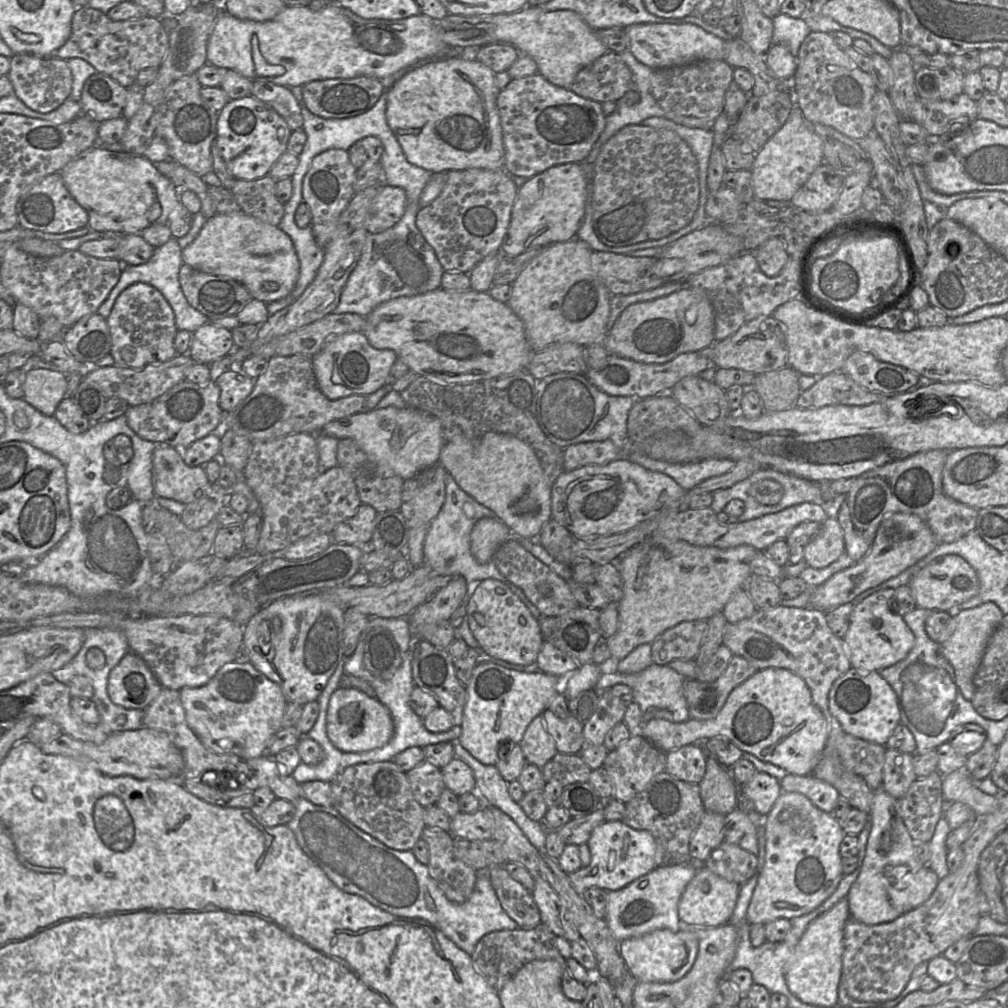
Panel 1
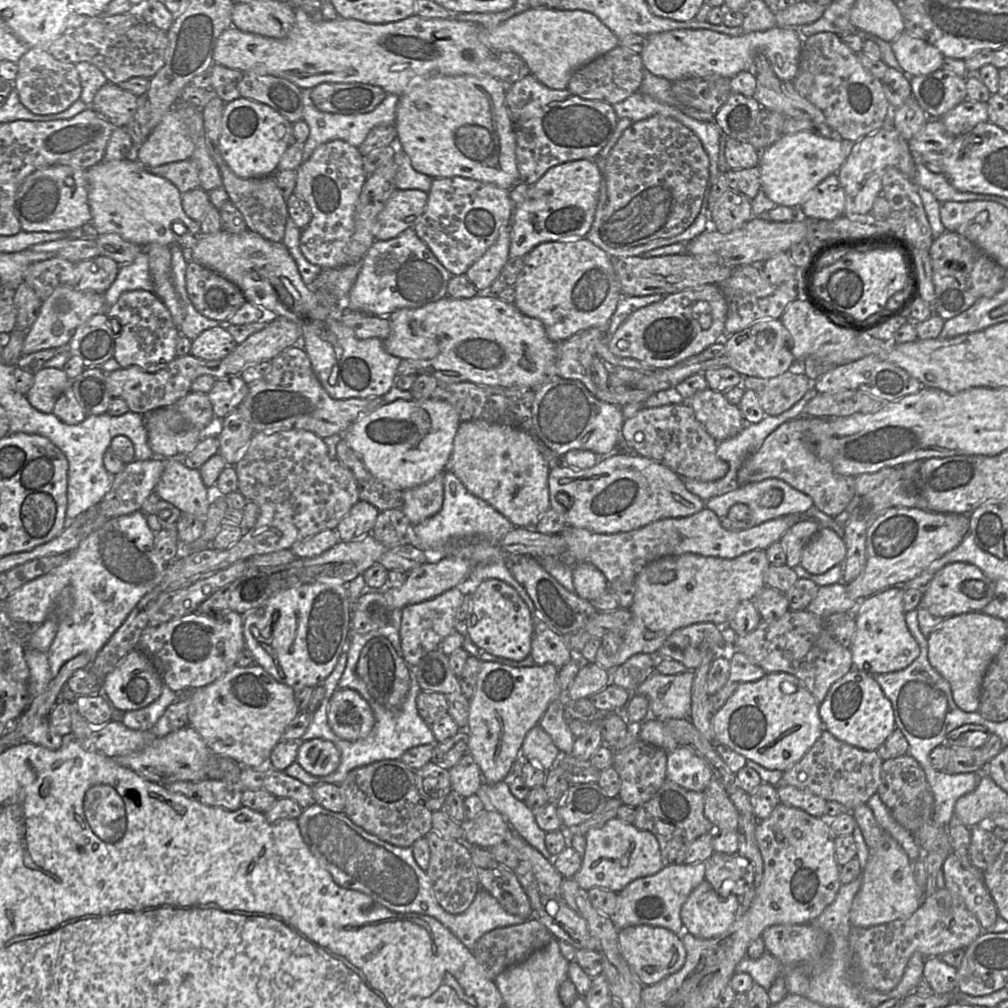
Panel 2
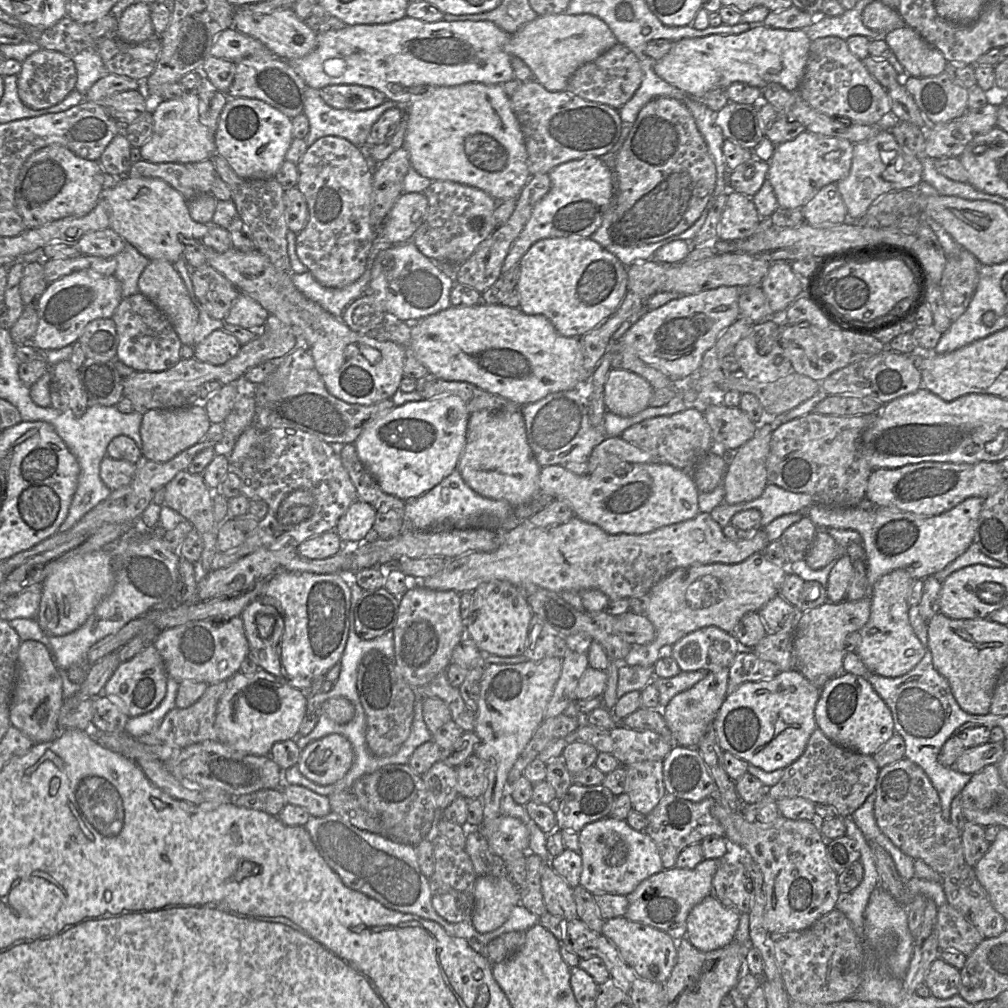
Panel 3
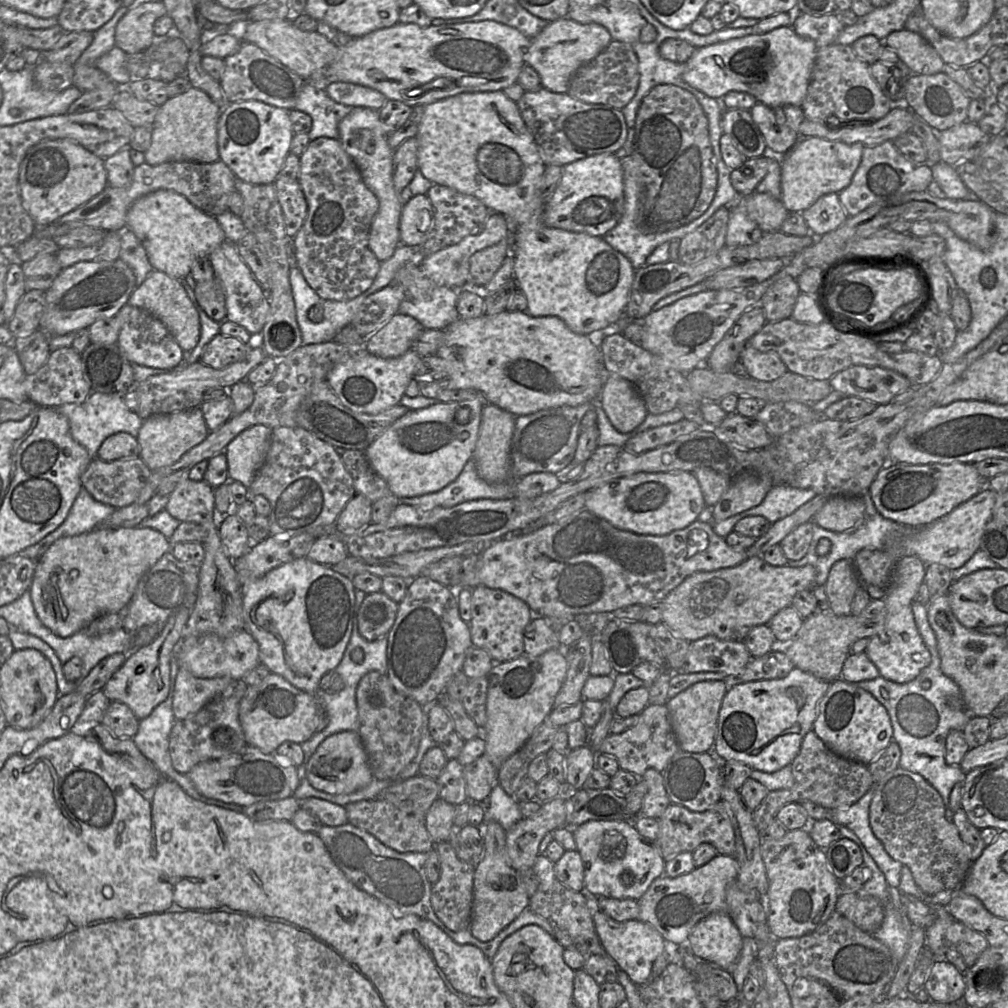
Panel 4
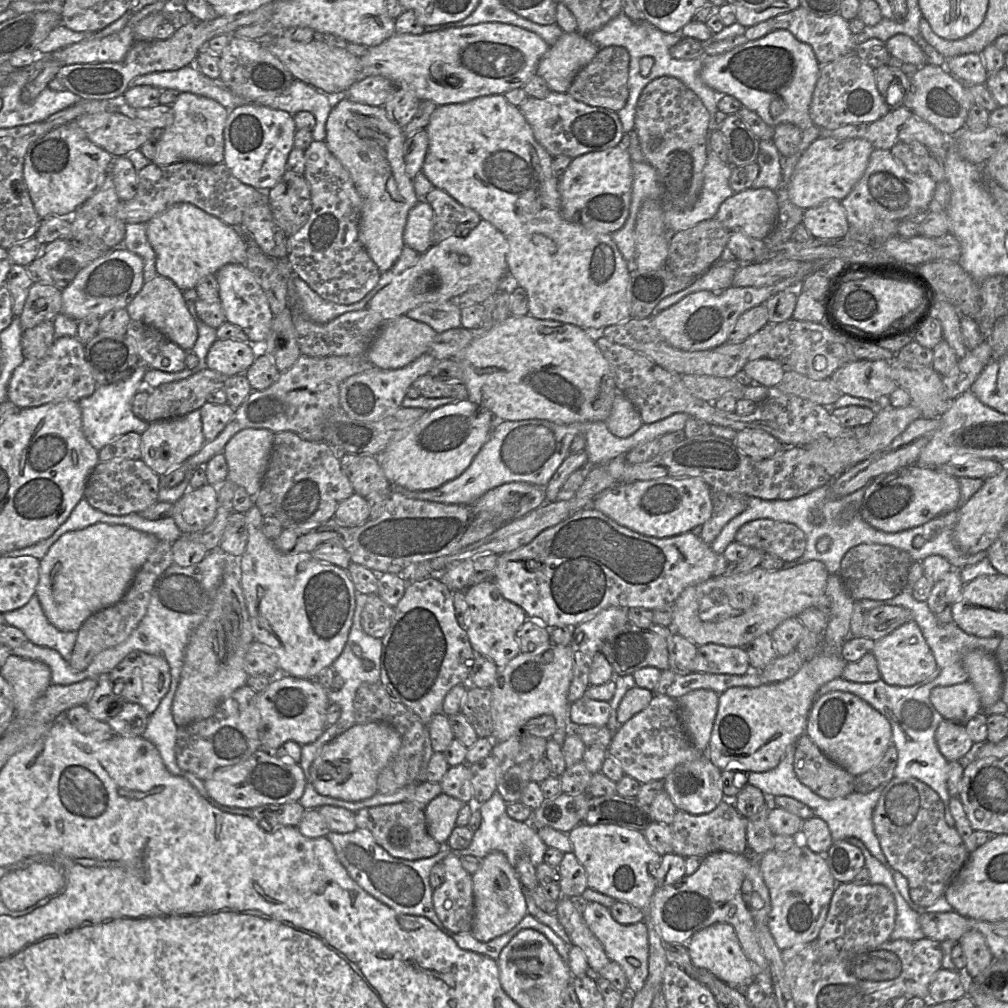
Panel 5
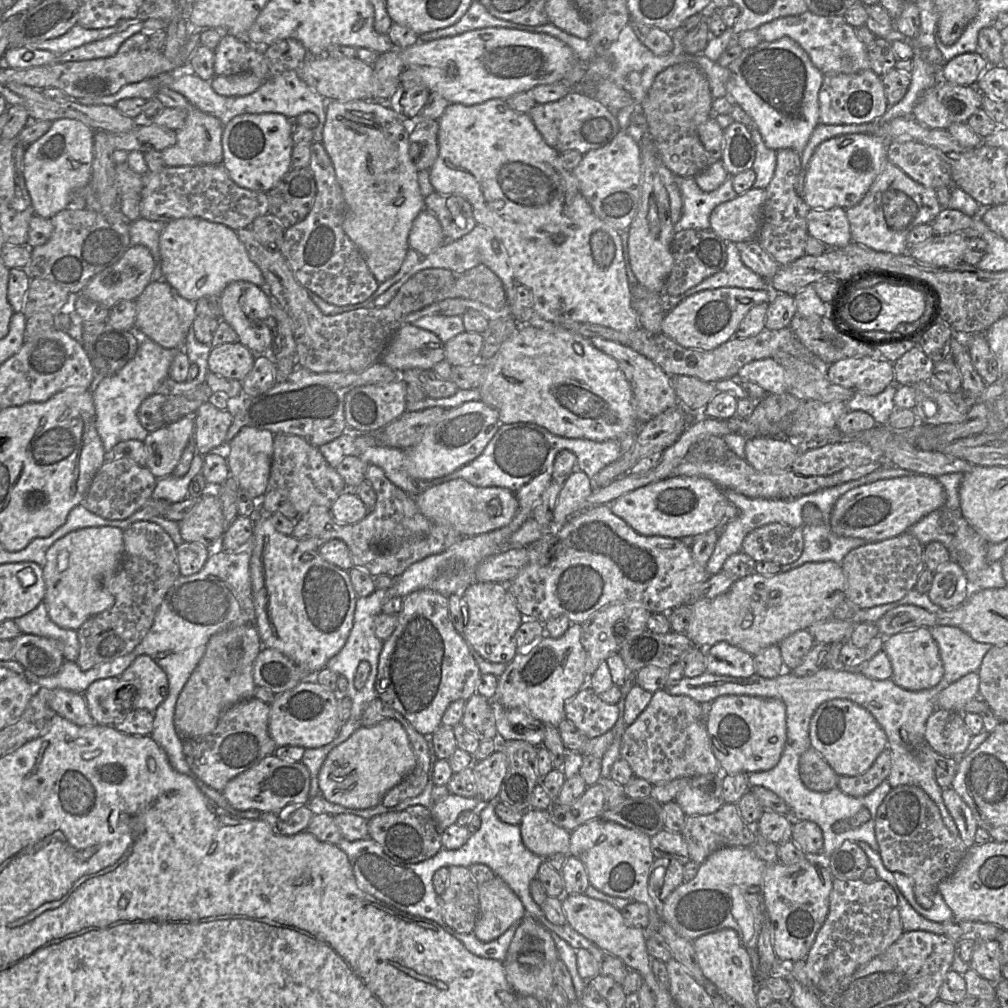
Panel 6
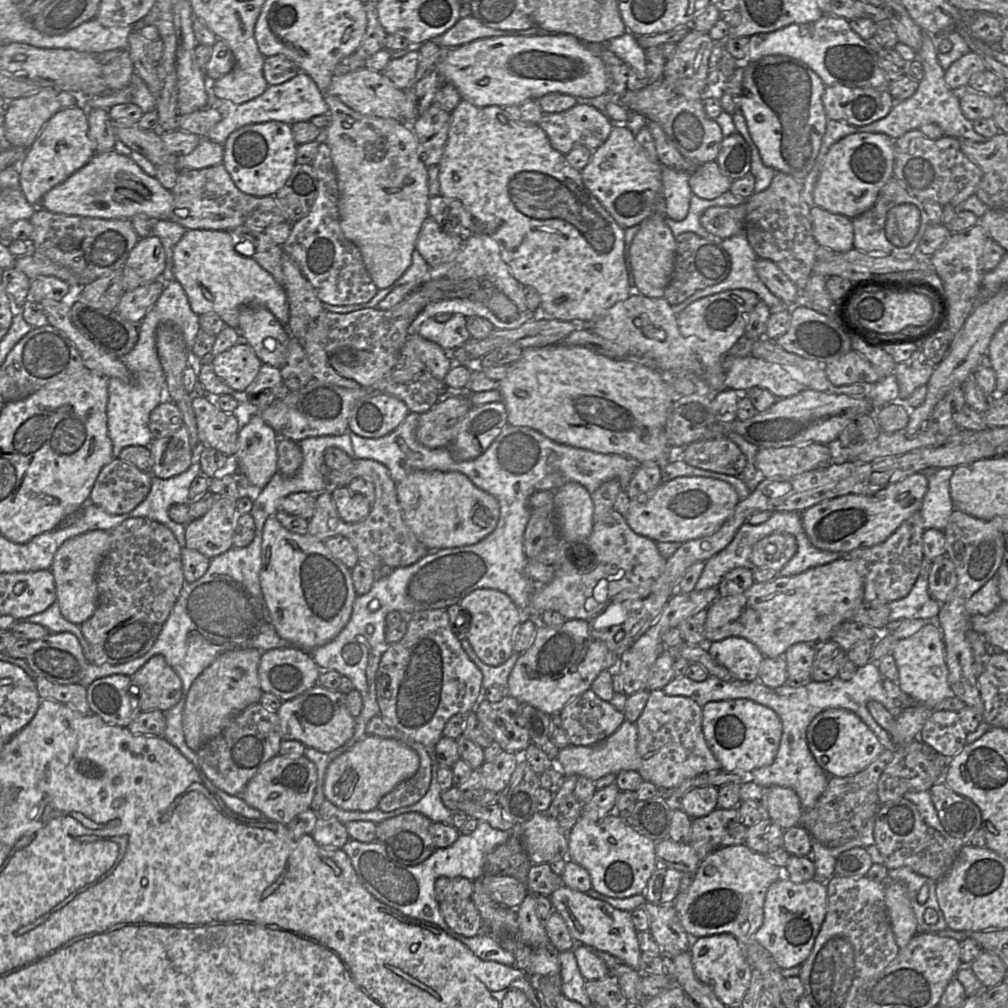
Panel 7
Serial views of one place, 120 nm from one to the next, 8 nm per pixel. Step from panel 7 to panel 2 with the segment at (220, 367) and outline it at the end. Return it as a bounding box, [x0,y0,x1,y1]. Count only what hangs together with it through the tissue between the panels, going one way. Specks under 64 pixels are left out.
[191,326,237,361]

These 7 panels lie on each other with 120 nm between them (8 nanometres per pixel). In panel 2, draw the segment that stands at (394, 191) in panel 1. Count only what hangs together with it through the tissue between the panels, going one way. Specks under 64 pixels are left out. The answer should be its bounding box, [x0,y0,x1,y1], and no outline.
[375,189,428,240]

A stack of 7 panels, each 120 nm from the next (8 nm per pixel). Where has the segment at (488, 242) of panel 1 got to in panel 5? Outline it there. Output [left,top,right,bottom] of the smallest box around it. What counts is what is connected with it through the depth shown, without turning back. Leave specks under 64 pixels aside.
[424,187,481,245]

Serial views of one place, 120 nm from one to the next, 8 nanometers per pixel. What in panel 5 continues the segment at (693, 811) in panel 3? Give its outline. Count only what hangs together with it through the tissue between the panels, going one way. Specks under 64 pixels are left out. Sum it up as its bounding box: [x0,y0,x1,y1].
[670,799,750,857]

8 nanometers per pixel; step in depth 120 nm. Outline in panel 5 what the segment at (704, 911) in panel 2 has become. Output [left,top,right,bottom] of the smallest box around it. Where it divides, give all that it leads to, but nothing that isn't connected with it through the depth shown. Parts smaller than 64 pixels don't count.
[686,923,758,989]

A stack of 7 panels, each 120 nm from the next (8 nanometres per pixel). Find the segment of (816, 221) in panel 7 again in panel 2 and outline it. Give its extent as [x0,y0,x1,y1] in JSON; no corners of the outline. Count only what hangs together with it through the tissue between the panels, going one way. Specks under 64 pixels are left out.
[798,173,845,221]

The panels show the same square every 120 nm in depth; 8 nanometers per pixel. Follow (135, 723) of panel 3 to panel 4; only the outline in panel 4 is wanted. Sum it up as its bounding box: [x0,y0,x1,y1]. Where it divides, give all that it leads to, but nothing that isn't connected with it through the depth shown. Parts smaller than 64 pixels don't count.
[132,657,242,810]

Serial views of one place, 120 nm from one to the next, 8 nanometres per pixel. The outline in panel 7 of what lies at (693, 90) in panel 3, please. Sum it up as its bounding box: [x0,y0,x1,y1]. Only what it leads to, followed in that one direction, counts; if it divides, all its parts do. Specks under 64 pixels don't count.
[738,55,827,181]

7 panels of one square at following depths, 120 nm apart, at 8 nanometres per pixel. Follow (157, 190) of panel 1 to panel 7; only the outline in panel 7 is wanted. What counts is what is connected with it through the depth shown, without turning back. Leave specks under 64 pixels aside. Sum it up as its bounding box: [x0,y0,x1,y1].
[173,230,288,329]

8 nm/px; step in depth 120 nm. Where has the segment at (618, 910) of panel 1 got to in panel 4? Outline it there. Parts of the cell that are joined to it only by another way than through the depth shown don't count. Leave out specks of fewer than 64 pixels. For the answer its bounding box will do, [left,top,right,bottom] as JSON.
[638,855,739,943]

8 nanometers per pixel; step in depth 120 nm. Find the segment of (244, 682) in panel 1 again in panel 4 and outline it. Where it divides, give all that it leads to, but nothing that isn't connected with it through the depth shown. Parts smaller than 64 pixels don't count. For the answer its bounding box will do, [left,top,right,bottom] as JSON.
[239,673,319,754]

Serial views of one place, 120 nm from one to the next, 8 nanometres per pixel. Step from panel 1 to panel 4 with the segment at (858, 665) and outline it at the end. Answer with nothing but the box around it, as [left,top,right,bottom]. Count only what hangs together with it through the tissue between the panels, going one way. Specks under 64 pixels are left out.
[864,556,931,684]

